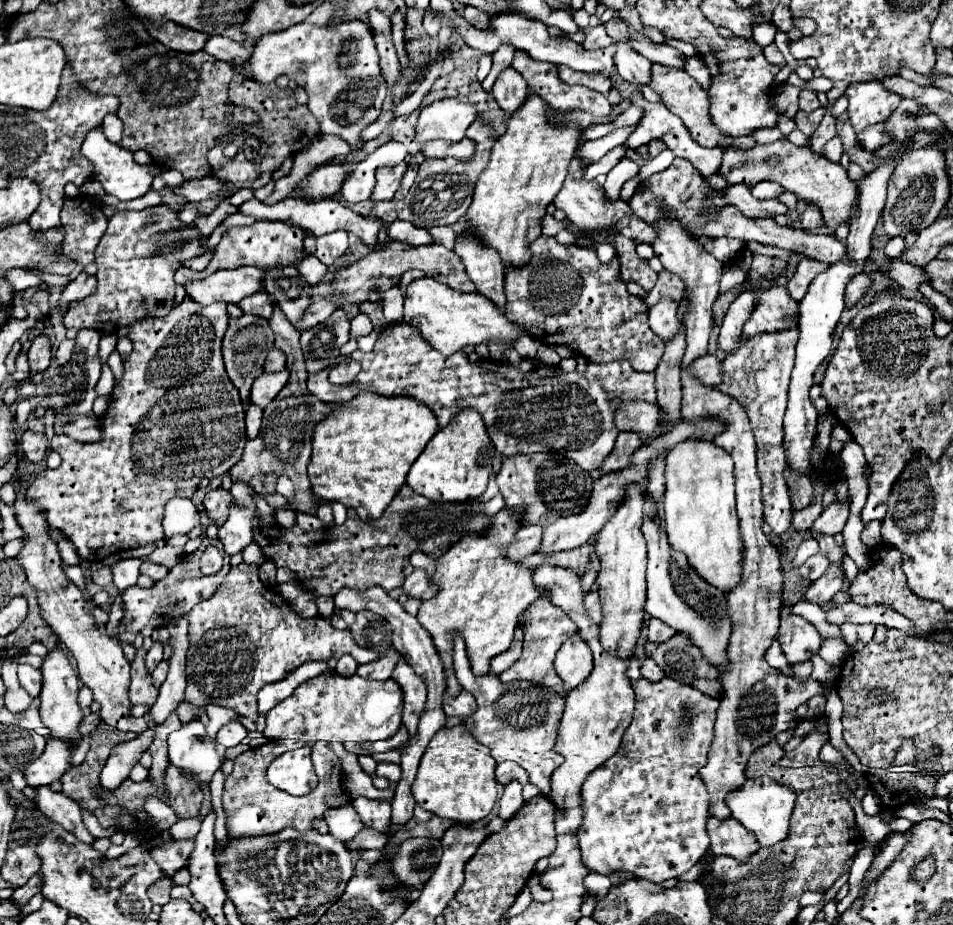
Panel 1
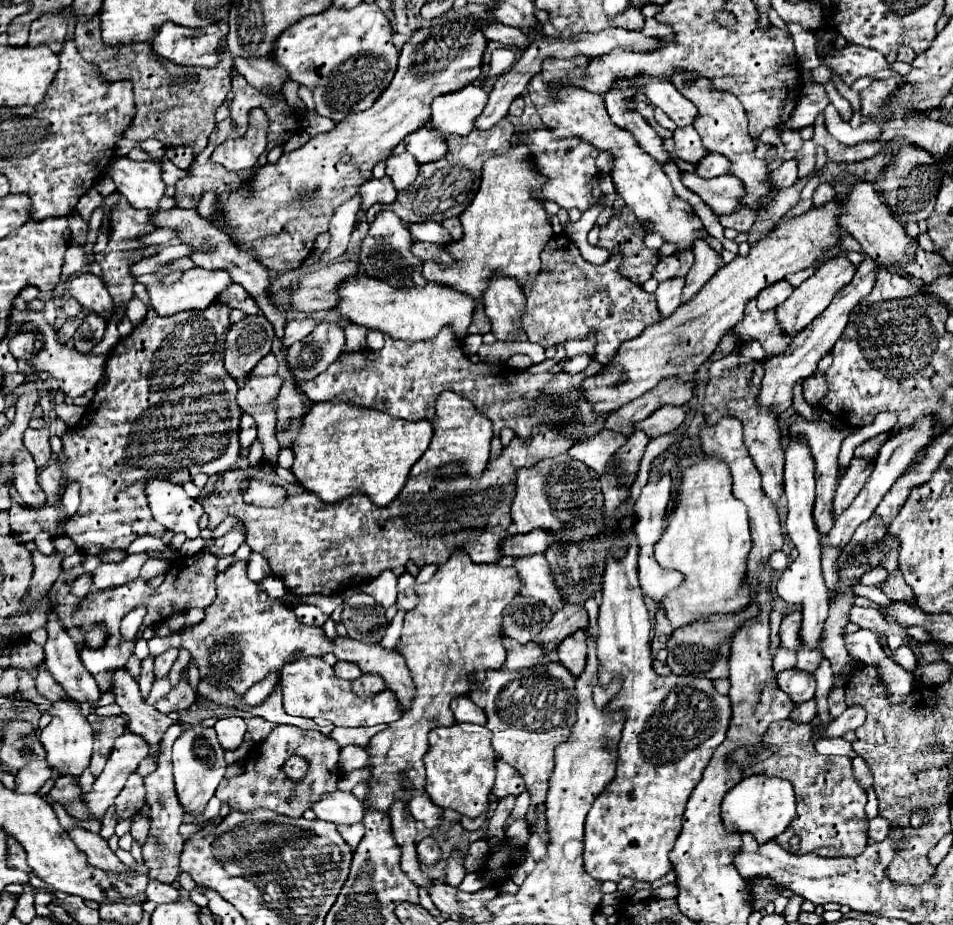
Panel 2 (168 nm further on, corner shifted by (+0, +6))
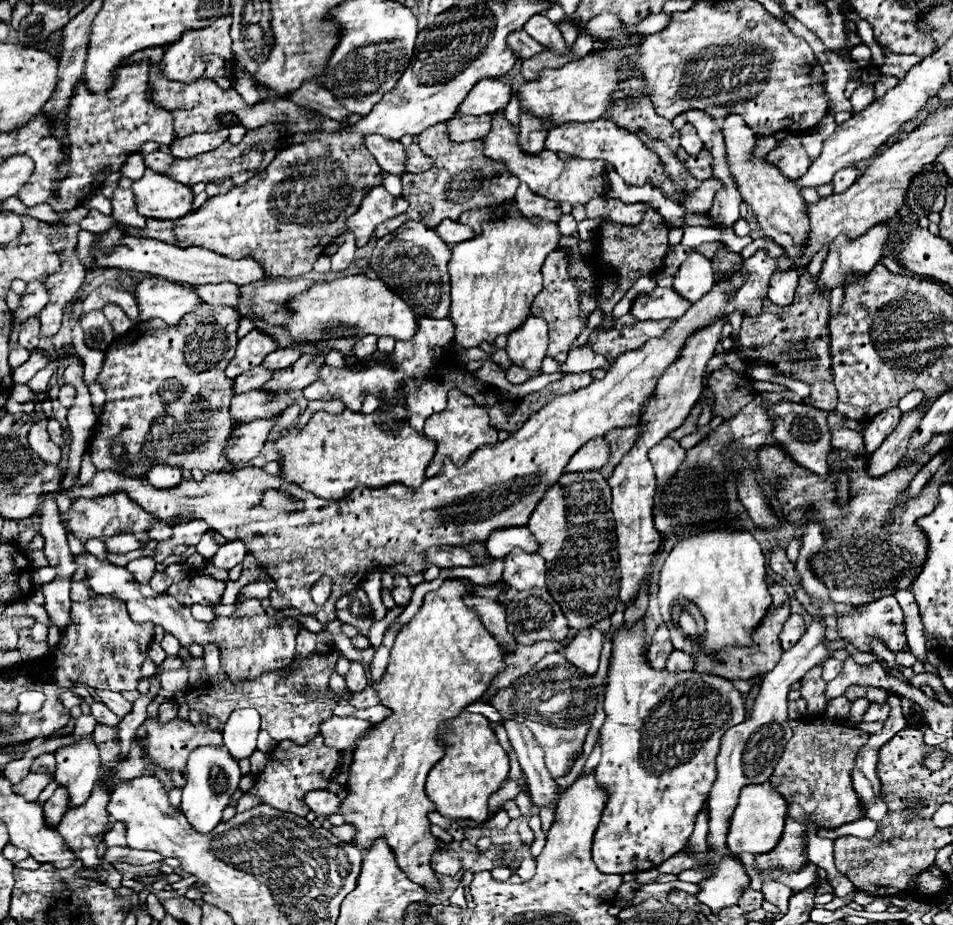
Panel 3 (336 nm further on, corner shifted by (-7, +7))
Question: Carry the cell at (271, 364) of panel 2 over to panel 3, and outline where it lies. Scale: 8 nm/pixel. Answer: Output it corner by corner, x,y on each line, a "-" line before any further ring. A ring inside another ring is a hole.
261,364
243,372
243,376
237,376
235,378
235,392
241,394
241,392
247,392
247,390
253,390
253,388
263,388
263,384
267,384
267,380
271,380
273,372
267,372
267,368
263,368

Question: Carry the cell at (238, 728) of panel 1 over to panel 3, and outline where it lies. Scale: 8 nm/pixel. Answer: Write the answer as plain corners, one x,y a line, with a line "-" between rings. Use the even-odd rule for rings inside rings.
243,708
231,712
223,726
223,746
231,752
235,760
249,758
255,750
255,740
259,732
259,714
253,708

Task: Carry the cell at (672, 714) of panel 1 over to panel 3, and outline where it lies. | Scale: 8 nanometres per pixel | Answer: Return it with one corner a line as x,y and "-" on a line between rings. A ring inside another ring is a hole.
643,618
637,620
633,626
621,624
619,628
613,628
613,652
611,652
611,664
609,664
609,676
607,676
607,686
605,686
605,700
603,700
603,710
607,714
605,724
601,728
601,748
603,756
599,766
595,768
595,778
597,782
609,792
607,806
601,814
599,828
593,836
593,862
599,872
603,874
637,874
645,872
651,868
657,868
661,862
671,858
675,852
683,850
693,828
695,828
695,816
701,812
703,804
707,802
711,784
715,782
715,758
719,754
719,744
723,738
723,732
727,728
733,728
735,724
741,724
745,720
745,708
743,708
743,696
733,688
733,684
725,678
709,676
709,674
697,674
697,672
667,672
667,670
655,670
651,668
647,656
645,656
645,622

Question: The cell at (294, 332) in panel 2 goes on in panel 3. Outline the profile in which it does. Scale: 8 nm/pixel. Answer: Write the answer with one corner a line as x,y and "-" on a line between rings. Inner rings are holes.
293,344
293,346
287,346
287,348
277,348
275,352
271,352
263,360
263,366
269,368
269,370
281,370
281,368
291,366
299,356
301,356
301,346
299,344

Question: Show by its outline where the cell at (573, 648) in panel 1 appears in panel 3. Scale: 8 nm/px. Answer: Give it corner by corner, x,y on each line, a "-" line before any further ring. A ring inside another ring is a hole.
595,626
577,632
565,648
565,658
587,674
595,674
599,666
603,634

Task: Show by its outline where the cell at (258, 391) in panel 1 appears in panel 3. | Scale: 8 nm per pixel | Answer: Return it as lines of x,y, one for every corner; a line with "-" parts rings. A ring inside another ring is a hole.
263,388
235,394
235,398
231,400
231,418
235,422
251,422
257,418
269,420
279,416
287,406
293,404
287,392
279,392
279,396
273,394
275,392
263,392

